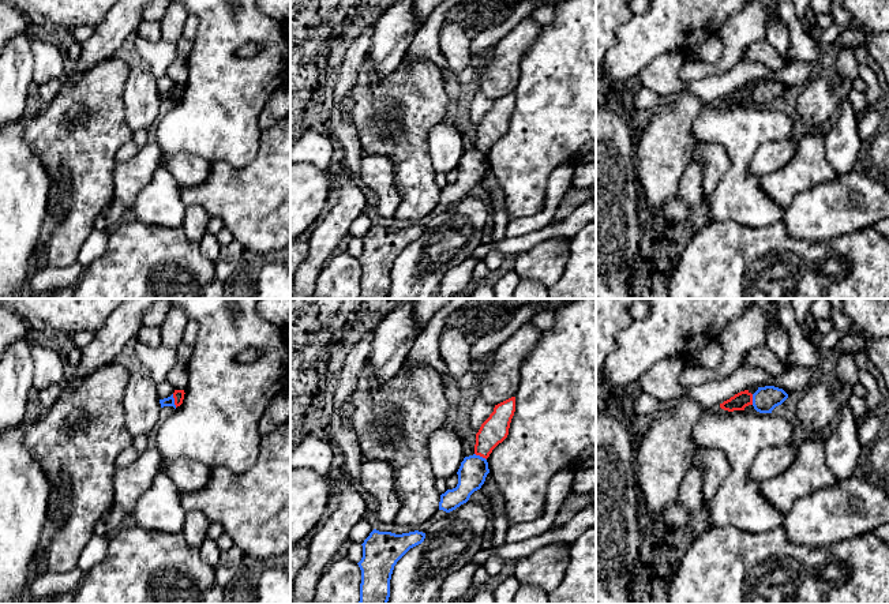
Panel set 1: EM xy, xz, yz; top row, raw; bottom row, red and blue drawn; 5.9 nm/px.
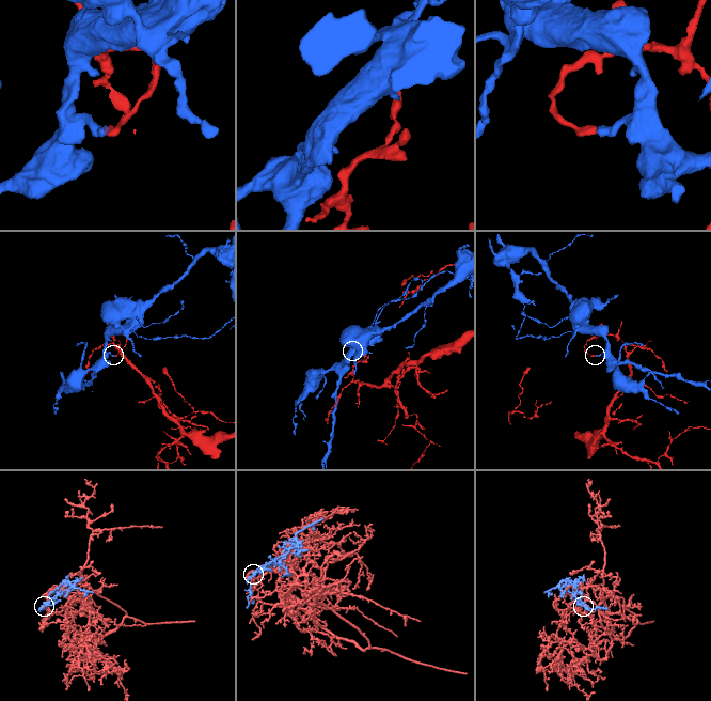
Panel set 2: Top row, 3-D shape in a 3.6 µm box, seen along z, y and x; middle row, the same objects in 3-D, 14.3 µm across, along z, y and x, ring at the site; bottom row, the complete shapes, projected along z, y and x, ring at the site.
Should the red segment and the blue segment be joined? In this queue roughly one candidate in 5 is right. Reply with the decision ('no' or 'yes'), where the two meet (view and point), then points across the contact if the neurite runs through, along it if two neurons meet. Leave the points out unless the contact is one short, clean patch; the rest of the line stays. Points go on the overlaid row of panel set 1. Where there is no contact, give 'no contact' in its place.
no; meets red in xy at (175, 401); border along xy (172, 394), (176, 406)

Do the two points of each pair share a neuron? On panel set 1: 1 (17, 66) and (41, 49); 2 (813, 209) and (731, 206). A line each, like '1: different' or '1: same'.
1: different
2: different

